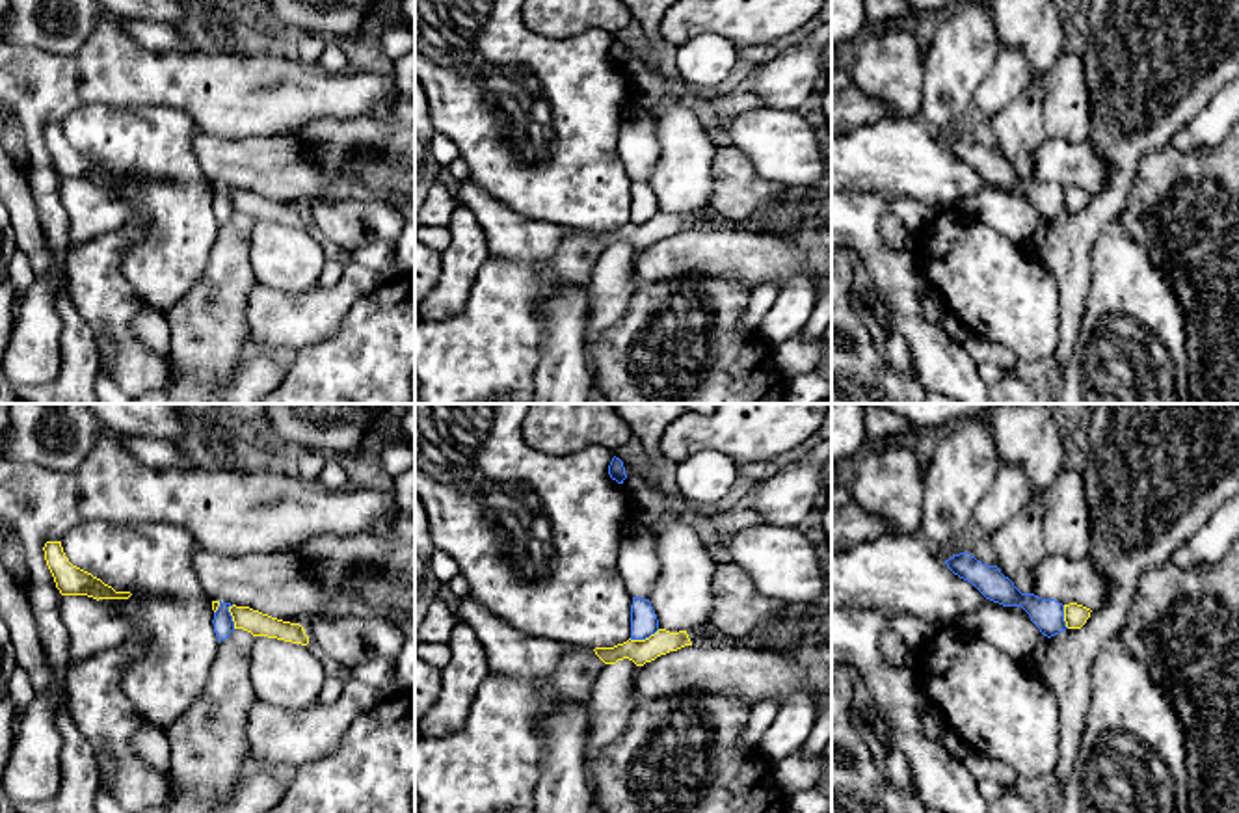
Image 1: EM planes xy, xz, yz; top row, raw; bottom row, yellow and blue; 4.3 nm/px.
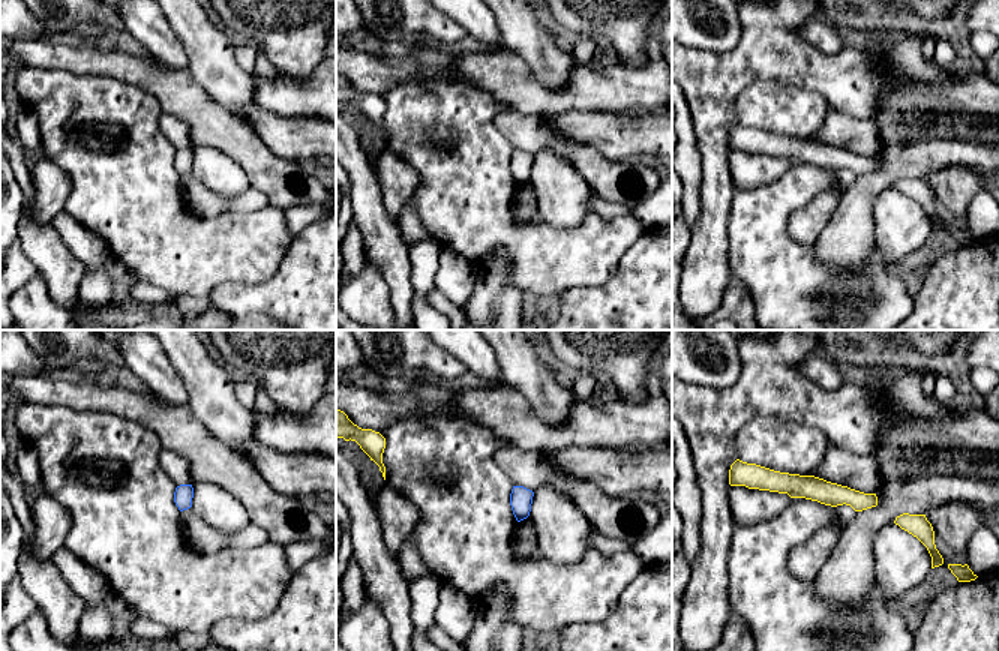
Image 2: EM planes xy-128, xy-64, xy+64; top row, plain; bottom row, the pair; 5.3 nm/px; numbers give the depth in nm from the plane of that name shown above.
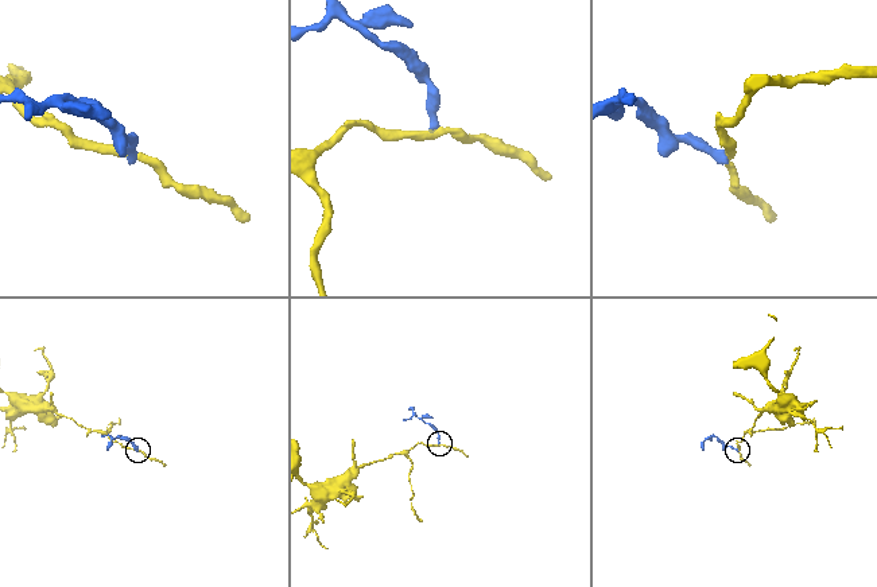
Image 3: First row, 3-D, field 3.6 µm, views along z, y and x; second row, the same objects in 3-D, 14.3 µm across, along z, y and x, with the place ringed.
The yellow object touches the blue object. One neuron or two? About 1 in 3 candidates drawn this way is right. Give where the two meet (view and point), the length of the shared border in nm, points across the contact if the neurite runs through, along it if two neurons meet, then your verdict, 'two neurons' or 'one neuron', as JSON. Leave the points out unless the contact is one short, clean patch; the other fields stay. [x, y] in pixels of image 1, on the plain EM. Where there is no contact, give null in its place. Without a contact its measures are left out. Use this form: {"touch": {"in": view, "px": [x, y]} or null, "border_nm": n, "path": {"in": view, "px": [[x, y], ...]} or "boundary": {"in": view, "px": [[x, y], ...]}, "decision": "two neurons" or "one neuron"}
{"touch": {"in": "xz", "px": [646, 222]}, "border_nm": 140, "boundary": {"in": "xz", "px": [[659, 213], [644, 222], [629, 222]]}, "decision": "two neurons"}

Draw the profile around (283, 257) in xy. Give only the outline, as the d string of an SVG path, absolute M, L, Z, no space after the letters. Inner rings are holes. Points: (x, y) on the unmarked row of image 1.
M255 220L251 266L259 285L301 294L318 285L324 262L324 249L307 229Z

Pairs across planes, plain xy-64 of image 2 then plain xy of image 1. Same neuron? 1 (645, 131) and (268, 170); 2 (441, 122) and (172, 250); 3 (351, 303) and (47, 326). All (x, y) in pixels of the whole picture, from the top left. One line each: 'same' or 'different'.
1: same
2: same
3: same

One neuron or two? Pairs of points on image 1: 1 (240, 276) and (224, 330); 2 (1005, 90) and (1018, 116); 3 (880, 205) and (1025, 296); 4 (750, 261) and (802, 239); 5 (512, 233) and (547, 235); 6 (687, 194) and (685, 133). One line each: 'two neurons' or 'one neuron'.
1: one neuron
2: two neurons
3: two neurons
4: one neuron
5: one neuron
6: one neuron

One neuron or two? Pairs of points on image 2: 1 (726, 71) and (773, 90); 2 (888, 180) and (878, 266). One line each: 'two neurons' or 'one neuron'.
1: two neurons
2: two neurons

